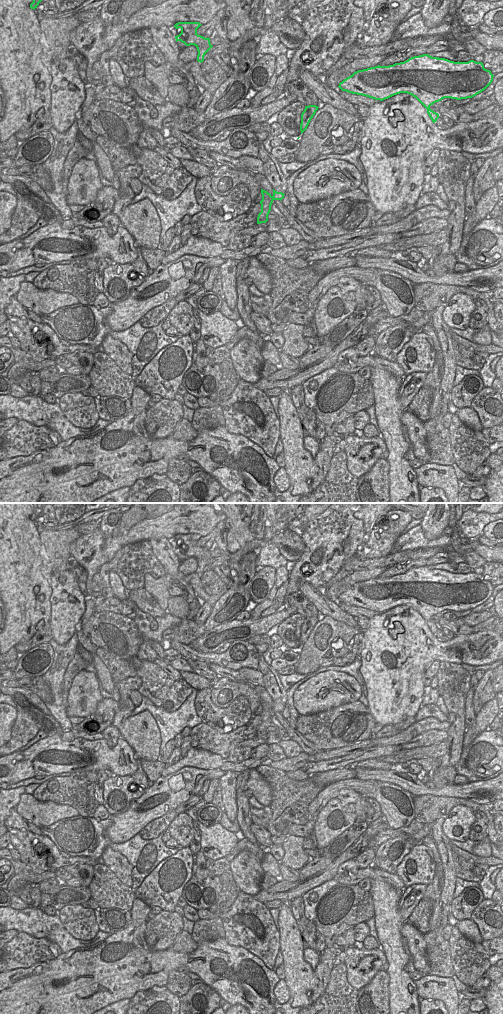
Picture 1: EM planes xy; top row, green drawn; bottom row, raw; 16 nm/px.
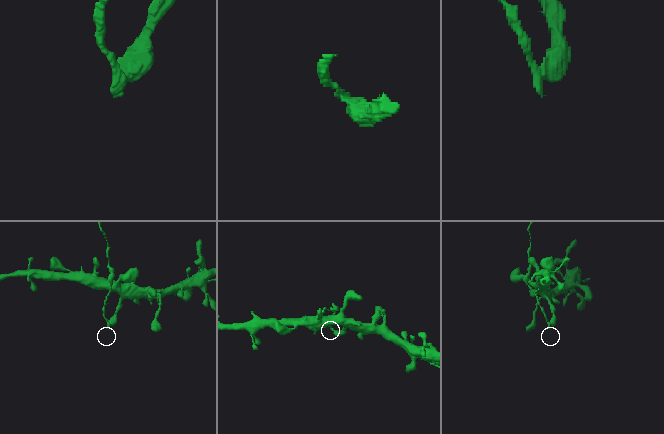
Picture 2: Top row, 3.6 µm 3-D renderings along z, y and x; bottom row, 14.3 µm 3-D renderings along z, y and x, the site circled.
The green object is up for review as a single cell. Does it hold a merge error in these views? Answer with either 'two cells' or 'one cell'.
two cells

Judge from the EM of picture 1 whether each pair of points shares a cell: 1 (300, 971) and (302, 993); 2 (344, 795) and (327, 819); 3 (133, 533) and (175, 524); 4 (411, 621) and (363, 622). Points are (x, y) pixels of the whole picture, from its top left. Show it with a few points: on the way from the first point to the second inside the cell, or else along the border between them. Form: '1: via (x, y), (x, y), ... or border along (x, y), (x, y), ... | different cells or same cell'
1: via (300, 976), (300, 988) | same cell
2: border along (336, 797), (342, 807) | different cells
3: via (143, 530), (165, 526) | same cell
4: border along (369, 618), (369, 626), (362, 631) | different cells

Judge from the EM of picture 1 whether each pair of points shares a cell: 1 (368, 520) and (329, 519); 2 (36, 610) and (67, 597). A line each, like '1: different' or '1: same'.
1: different
2: different

